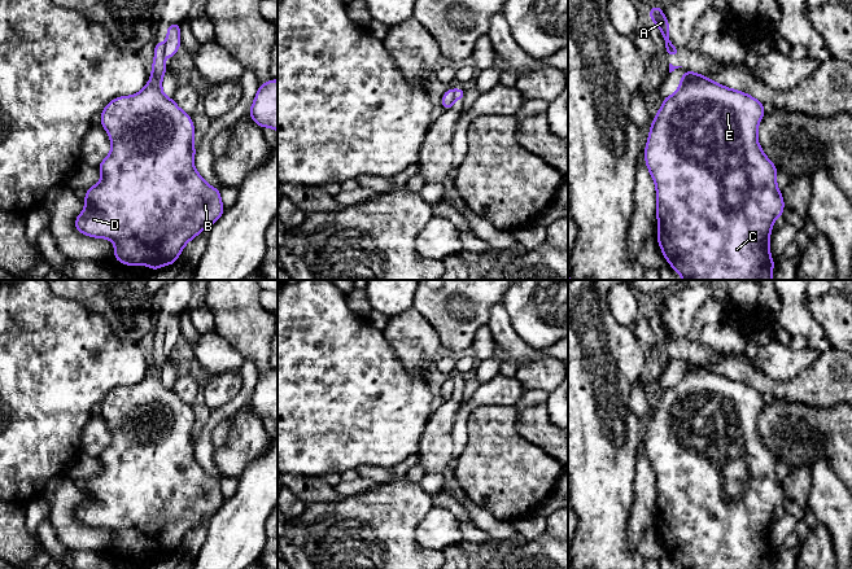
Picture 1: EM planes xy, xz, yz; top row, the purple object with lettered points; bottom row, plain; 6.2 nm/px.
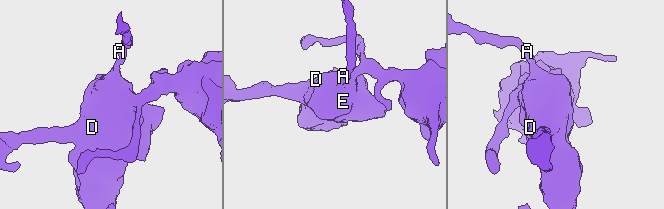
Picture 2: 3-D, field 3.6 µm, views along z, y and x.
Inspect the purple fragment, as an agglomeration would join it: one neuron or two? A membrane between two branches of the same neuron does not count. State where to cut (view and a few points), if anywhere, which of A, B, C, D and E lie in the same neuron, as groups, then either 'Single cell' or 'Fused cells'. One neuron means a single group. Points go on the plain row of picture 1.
Split along xy (164, 336), (166, 345). Groups: A / B C D E. Fused cells

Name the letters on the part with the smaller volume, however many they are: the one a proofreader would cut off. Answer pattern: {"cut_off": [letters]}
{"cut_off": ["A"]}

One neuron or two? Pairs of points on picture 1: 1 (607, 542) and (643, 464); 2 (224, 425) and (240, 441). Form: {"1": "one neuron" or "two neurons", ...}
{"1": "two neurons", "2": "two neurons"}

